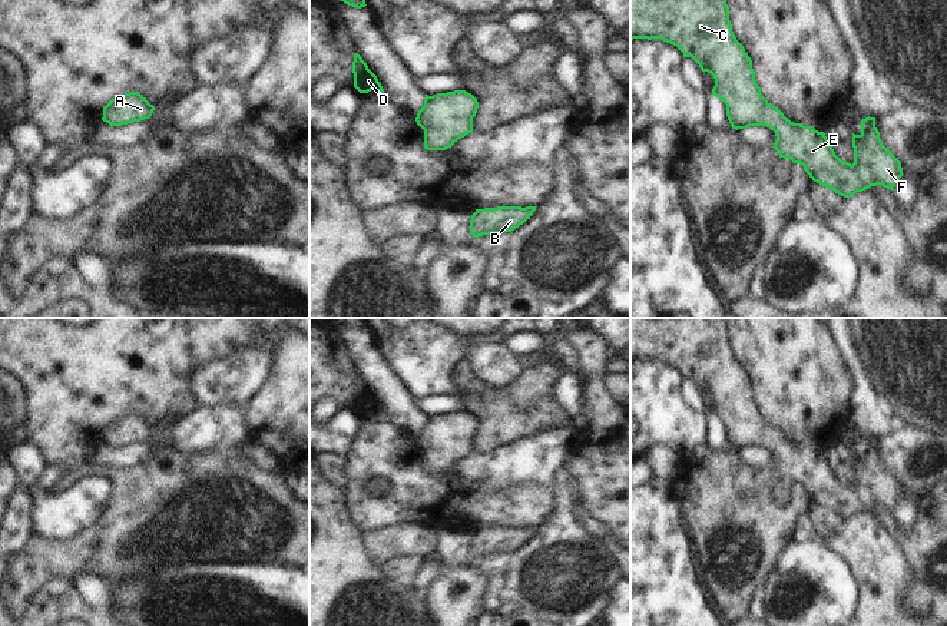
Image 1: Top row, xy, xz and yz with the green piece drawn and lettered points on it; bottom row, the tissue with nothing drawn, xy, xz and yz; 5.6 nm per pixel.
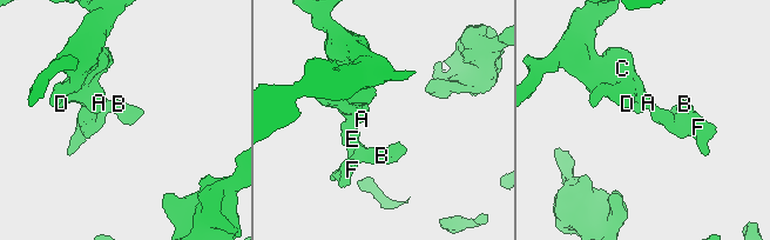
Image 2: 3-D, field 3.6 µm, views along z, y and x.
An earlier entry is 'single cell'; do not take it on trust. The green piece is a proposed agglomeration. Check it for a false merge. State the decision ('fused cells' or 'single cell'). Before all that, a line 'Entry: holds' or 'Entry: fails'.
Entry: holds
single cell

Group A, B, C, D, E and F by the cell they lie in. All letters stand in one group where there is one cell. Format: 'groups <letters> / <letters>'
groups A B C D E F

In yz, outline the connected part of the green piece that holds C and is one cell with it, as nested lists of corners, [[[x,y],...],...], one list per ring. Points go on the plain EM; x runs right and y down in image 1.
[[[630,318],[630,361],[633,360],[660,360],[676,367],[683,378],[692,378],[702,393],[713,397],[712,415],[726,425],[732,450],[761,446],[769,448],[775,453],[777,461],[772,468],[779,478],[802,486],[814,503],[835,514],[851,519],[877,506],[893,511],[903,497],[901,483],[880,460],[875,438],[862,440],[861,454],[852,454],[854,484],[851,486],[835,476],[824,453],[791,443],[762,417],[755,401],[752,381],[732,352],[726,318]]]

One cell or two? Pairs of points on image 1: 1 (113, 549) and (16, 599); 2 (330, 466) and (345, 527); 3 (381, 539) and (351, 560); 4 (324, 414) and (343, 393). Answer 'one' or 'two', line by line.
1: one
2: two
3: two
4: two

